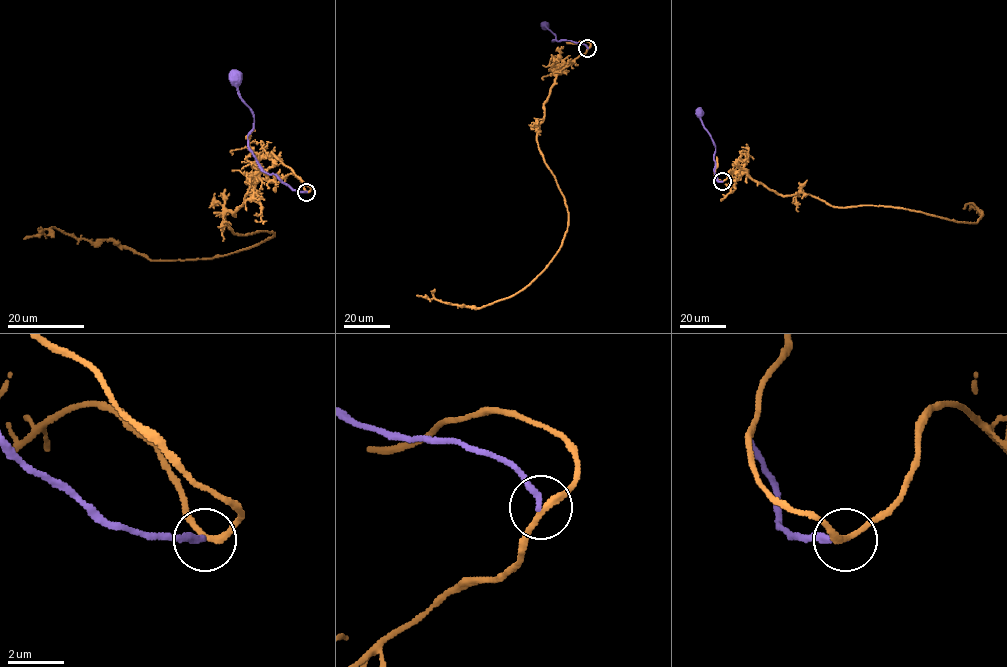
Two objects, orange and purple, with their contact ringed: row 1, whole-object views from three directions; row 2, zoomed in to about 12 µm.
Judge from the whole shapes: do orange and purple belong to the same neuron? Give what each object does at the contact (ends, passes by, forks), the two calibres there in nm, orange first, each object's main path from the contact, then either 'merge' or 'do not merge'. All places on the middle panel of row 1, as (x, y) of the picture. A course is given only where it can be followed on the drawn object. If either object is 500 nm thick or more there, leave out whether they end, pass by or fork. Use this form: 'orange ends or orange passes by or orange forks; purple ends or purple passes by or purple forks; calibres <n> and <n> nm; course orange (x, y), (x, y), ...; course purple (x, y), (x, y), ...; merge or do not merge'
orange passes by; purple ends; calibres 220 and 240 nm; course orange (588, 48), (555, 79), (537, 135), (568, 213), (567, 231), (552, 261), (514, 294), (480, 308), (416, 295); course purple (588, 48), (568, 40), (552, 41), (556, 36), (543, 25); do not merge

